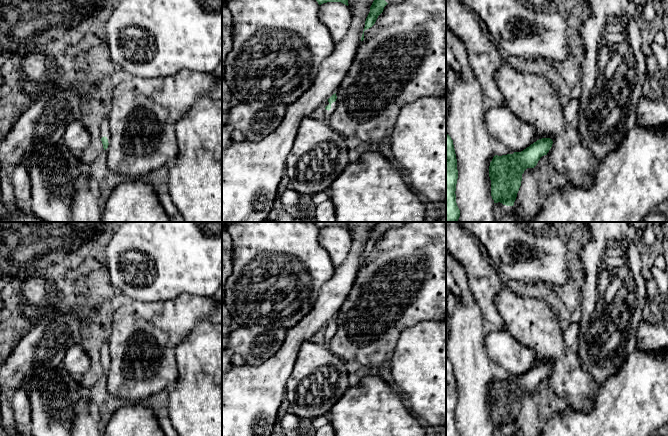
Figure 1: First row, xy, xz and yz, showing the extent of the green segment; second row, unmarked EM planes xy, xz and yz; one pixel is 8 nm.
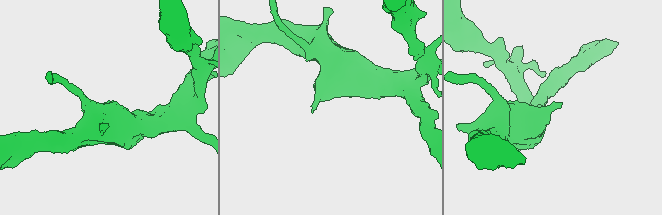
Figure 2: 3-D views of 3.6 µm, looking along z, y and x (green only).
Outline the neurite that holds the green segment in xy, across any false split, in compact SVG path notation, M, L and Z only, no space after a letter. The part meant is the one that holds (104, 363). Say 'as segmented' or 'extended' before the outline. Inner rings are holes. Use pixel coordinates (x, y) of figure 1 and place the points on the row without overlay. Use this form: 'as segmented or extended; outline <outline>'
extended; outline M106 341L101 346L100 358L101 358L101 365L103 368L103 372L104 374L106 374L111 364L111 357L110 357L110 352L109 352L109 341Z

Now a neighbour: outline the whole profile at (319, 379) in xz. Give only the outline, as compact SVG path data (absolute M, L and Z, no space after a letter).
M307 340L302 343L293 371L287 380L286 397L290 412L299 418L328 415L330 409L349 388L346 361L331 353L324 345Z

